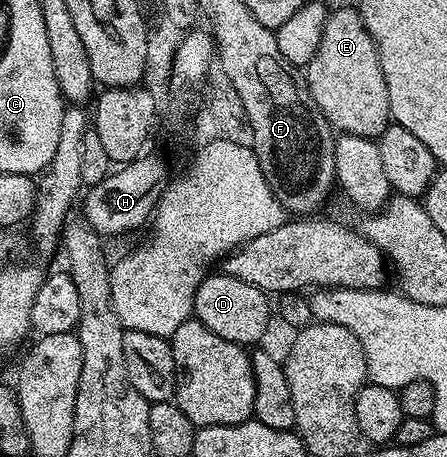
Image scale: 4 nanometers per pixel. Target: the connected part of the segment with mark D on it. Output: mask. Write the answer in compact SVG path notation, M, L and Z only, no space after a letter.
M223 272L209 273L198 284L192 312L199 322L214 332L214 336L222 336L222 340L230 340L248 348L256 344L251 342L258 341L268 330L268 298L265 291L246 280Z

